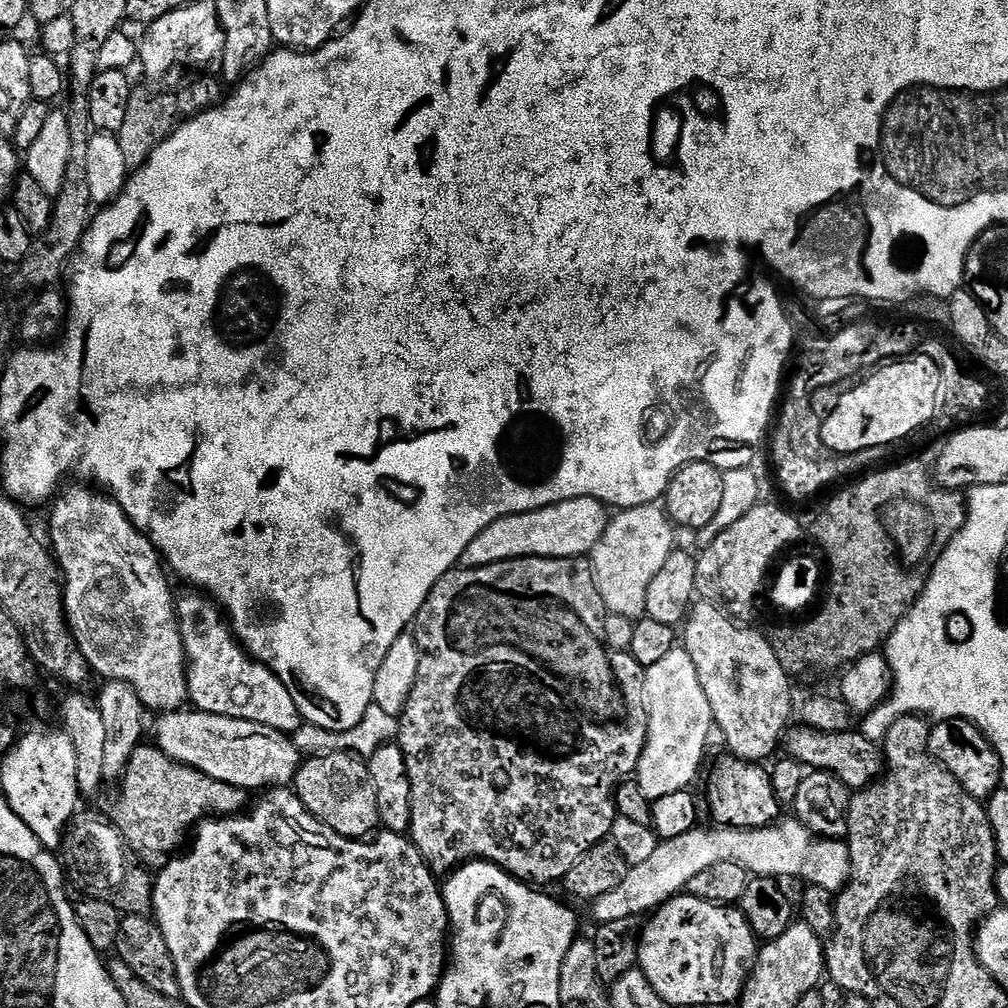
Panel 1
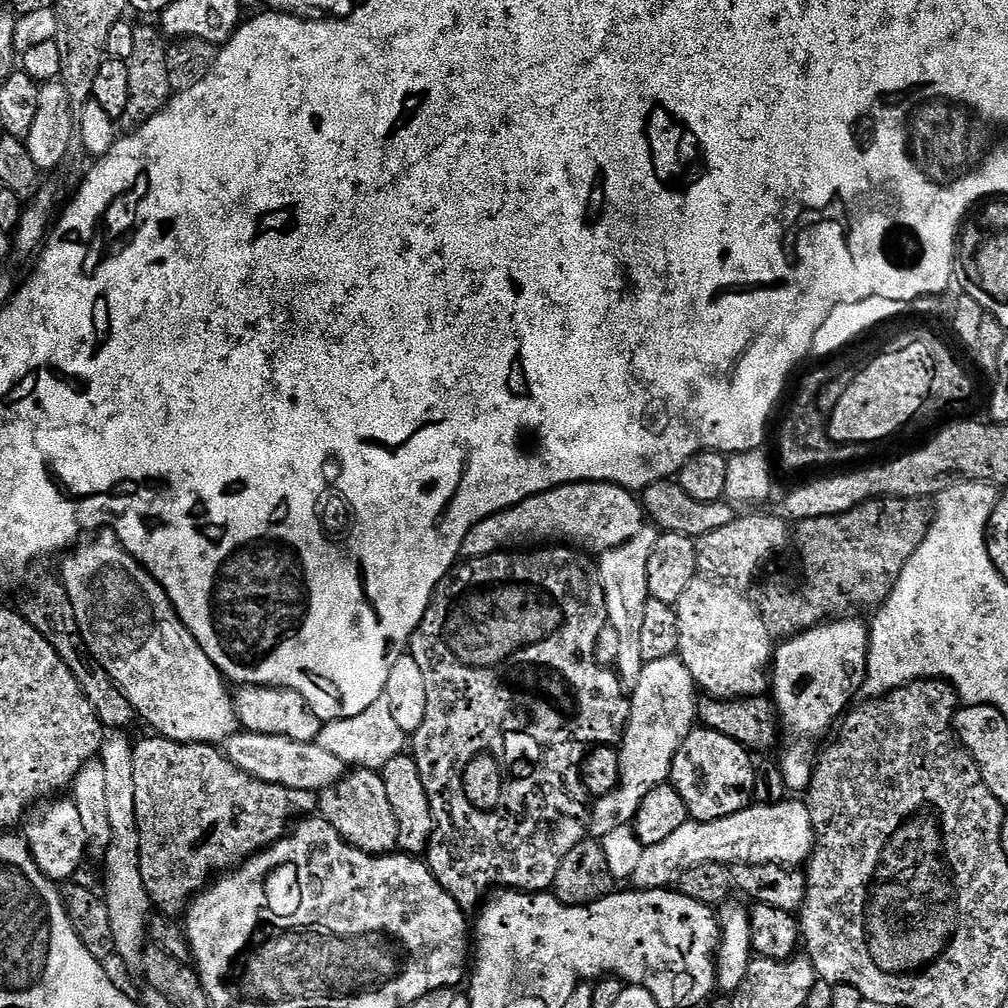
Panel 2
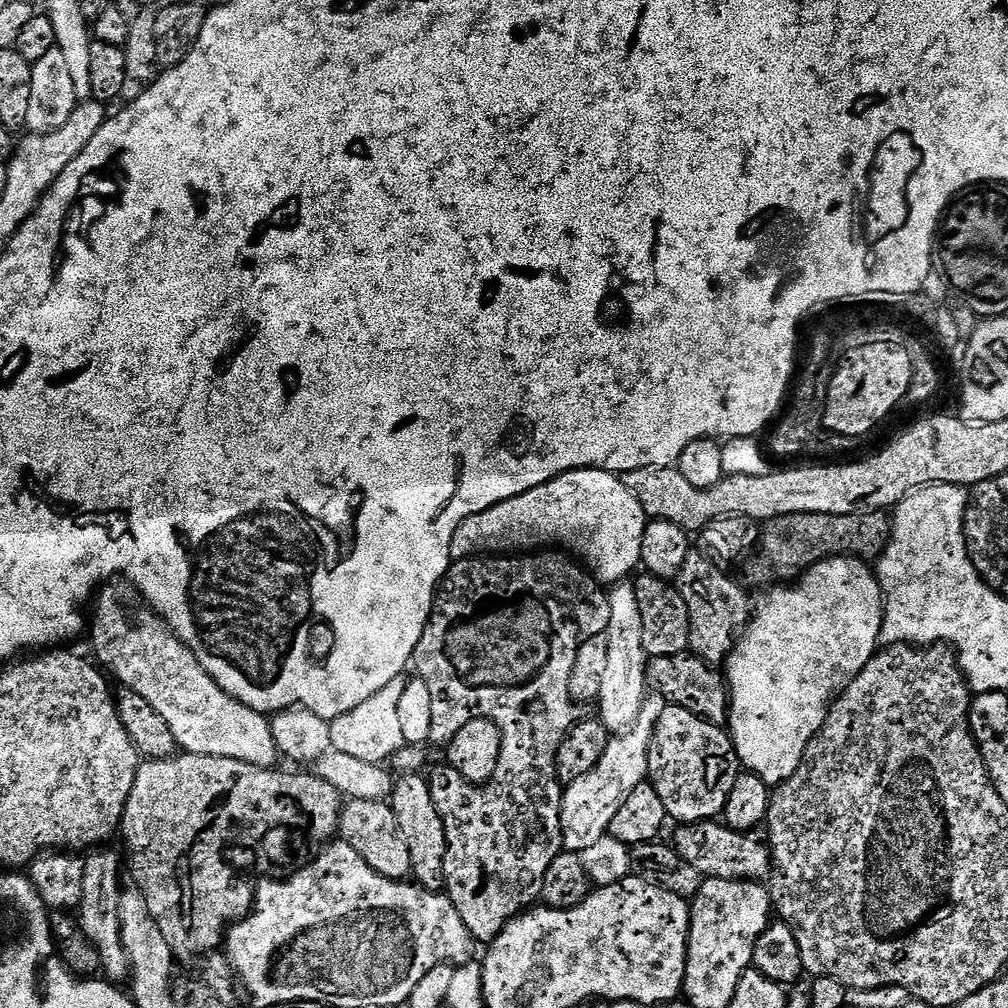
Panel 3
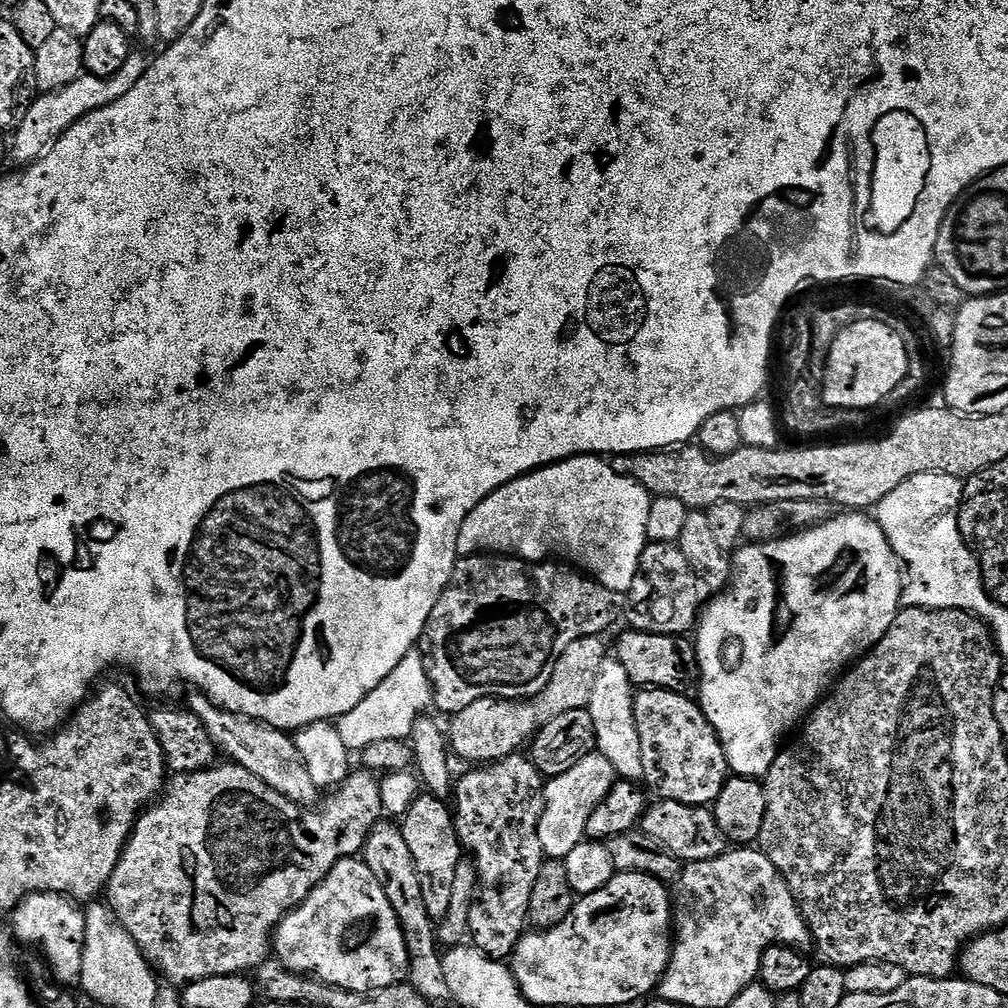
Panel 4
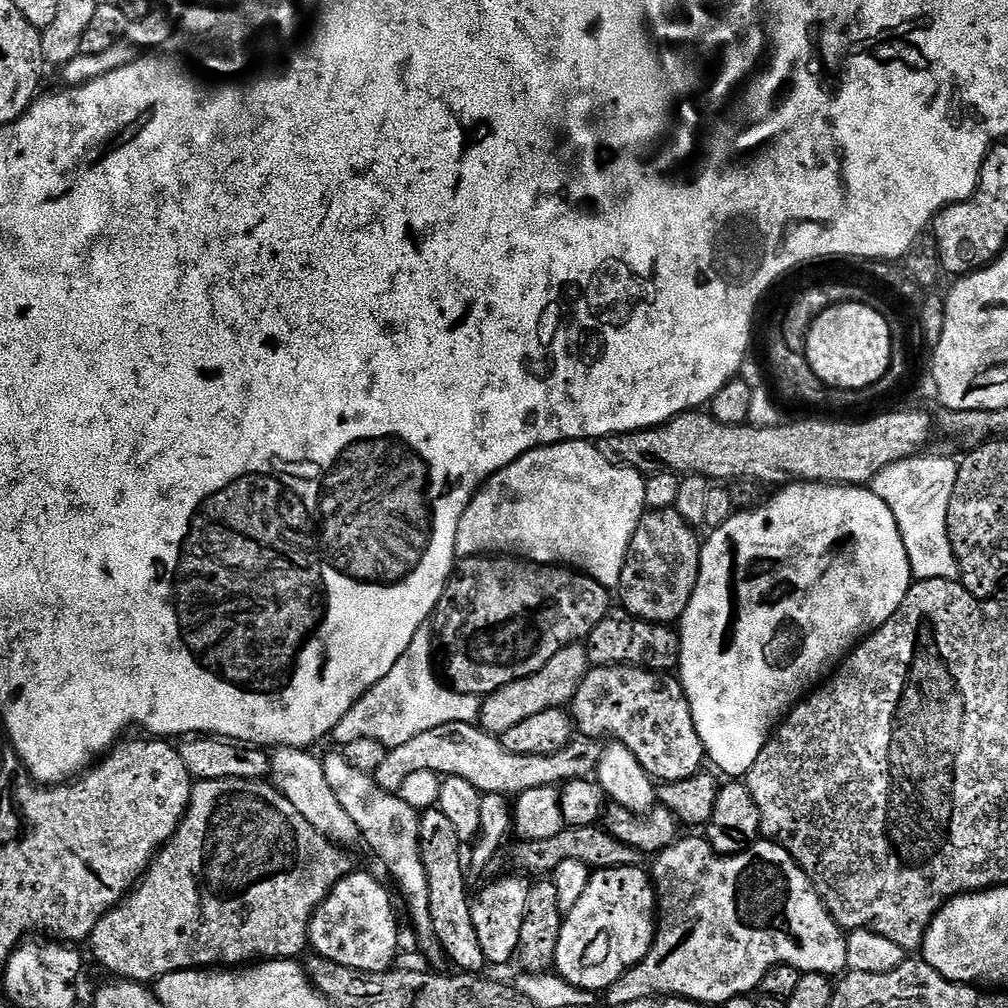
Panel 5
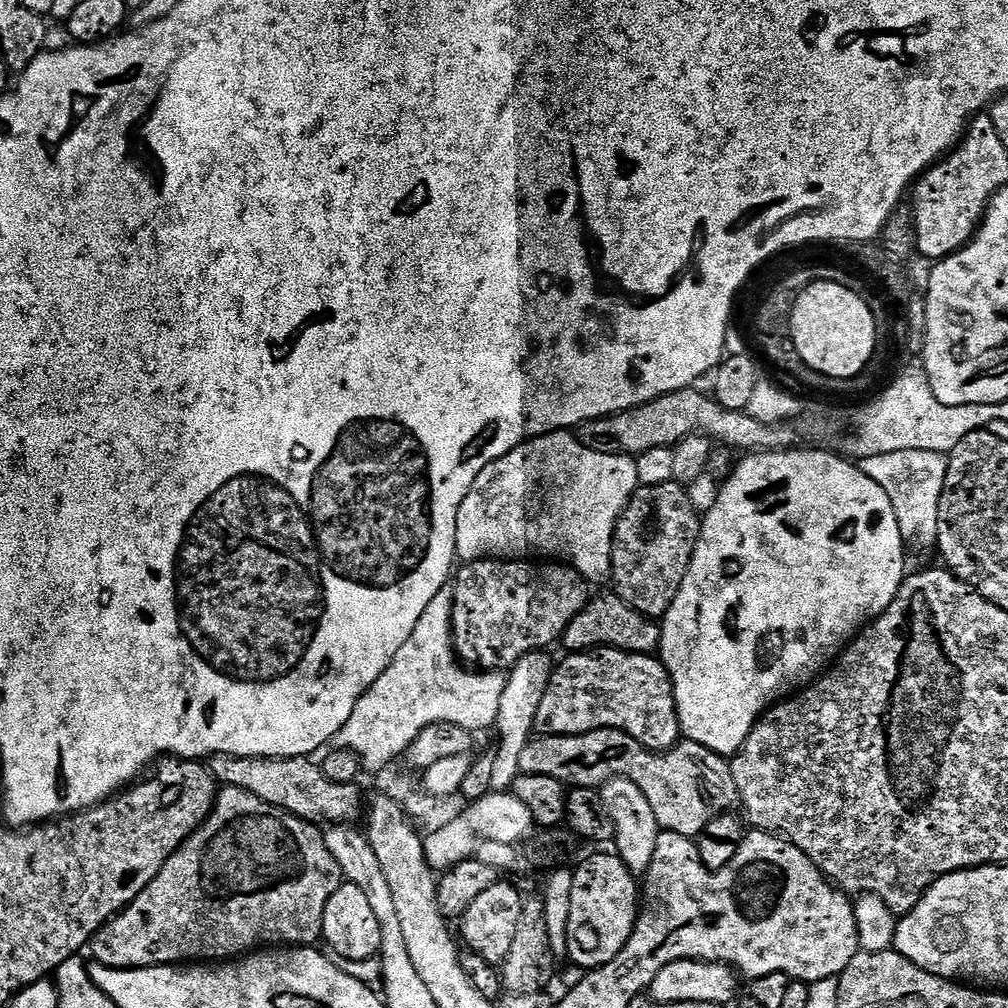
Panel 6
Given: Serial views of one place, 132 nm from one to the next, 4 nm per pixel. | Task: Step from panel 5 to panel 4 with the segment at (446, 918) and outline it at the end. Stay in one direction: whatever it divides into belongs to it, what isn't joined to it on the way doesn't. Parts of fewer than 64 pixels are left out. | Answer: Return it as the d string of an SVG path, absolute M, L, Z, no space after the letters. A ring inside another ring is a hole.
M421 794L410 806L410 810L402 818L402 827L406 846L410 846L410 854L414 854L418 866L418 878L422 878L422 898L426 902L426 910L430 918L437 922L444 921L446 912L450 910L450 898L454 895L454 874L458 874L458 865L462 862L462 845L456 833L456 822L454 812L448 808L443 799L431 794Z

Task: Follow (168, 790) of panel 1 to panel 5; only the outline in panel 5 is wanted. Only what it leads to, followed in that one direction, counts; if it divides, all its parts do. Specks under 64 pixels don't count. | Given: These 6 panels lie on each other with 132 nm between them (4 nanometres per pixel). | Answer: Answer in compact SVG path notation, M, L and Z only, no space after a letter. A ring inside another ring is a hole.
M450 722L446 726L434 726L434 730L426 730L426 734L418 734L418 738L402 742L402 746L388 749L386 762L378 766L374 775L377 784L393 794L399 793L410 774L430 770L441 778L462 778L482 794L502 794L515 798L526 790L563 786L570 780L589 779L597 771L601 749L601 745L591 739L576 738L564 749L549 756L516 754L504 748L499 735L485 732L476 724ZM201 780L193 783L188 813L176 833L157 852L143 880L102 917L98 926L94 926L90 937L92 956L106 971L113 972L113 977L137 982L155 982L166 974L174 974L187 968L208 970L213 966L244 966L249 962L303 957L310 944L308 924L312 915L320 909L320 904L332 893L334 886L338 886L338 882L353 871L354 864L348 856L351 855L339 844L332 844L322 834L318 834L318 830L314 830L314 826L310 826L310 822L306 822L306 818L302 818L302 814L294 810L294 806L281 794L280 789L271 783L258 780Z

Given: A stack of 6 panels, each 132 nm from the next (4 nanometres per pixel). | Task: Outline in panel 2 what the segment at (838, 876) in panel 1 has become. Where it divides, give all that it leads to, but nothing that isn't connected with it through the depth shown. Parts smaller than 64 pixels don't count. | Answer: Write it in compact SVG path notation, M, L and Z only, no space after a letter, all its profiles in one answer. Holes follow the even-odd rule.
M785 798L778 804L756 802L721 820L678 826L666 842L645 848L630 884L636 890L668 888L679 881L681 872L703 864L800 866L812 855L815 846L816 832L812 828L810 810L803 799Z

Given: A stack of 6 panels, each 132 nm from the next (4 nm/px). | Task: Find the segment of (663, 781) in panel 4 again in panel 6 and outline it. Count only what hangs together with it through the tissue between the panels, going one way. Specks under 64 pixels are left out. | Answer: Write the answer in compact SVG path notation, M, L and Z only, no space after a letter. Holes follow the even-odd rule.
M594 648L591 652L574 652L563 657L565 660L555 665L552 677L549 678L548 689L542 698L541 705L538 706L536 716L535 731L542 736L581 736L587 732L593 732L599 728L613 728L619 732L630 734L643 748L650 752L668 752L681 743L682 733L680 731L680 718L676 713L676 698L674 696L674 686L672 685L672 676L666 670L663 660L652 654L642 652L623 652L617 648Z

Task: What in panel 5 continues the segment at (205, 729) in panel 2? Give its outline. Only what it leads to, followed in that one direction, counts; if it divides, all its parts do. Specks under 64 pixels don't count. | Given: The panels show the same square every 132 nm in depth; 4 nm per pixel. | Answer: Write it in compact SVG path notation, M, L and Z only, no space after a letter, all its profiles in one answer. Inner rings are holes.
M277 747L270 756L271 783L280 789L281 794L294 806L294 810L298 810L298 814L302 814L302 818L306 818L306 822L310 822L310 826L318 830L318 834L322 834L332 844L352 850L352 847L356 843L359 845L362 840L358 826L354 826L354 818L346 814L342 802L338 802L334 790L330 790L330 782L326 782L323 759L319 755L311 756L312 754L302 748Z

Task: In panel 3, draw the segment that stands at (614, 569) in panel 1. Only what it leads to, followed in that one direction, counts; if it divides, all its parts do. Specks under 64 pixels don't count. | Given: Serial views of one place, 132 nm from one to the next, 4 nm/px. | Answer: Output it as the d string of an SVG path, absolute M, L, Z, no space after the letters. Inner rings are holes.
M620 582L608 592L610 622L607 634L610 640L610 658L598 705L599 715L636 716L644 708L644 691L649 691L648 661L644 651L644 612L640 608L640 594L631 583Z

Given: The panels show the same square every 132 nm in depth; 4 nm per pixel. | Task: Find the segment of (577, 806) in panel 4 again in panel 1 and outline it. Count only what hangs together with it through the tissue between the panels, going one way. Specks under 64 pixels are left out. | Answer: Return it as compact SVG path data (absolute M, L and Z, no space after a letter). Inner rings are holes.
M682 646L672 648L666 658L645 671L644 701L648 707L648 737L634 780L645 798L654 801L693 787L708 748L708 735L714 732L714 721L706 690L702 690L698 670L694 670L694 658Z

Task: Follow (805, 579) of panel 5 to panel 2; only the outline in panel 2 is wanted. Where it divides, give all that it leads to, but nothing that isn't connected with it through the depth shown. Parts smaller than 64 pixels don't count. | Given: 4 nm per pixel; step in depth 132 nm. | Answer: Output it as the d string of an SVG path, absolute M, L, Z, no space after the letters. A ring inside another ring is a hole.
M836 618L818 624L807 632L785 639L781 643L784 645L775 649L770 669L770 696L782 721L783 731L785 728L790 735L804 740L801 744L790 745L784 757L778 760L789 793L803 793L812 781L814 752L812 756L812 744L808 740L822 735L832 723L835 725L853 703L851 700L856 692L858 696L864 687L869 625L852 619L856 618Z

